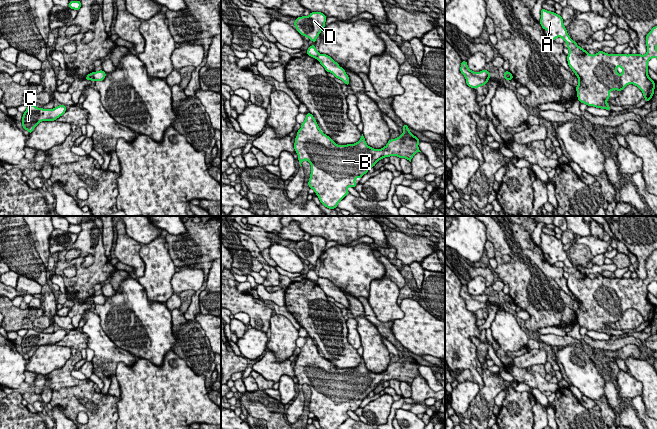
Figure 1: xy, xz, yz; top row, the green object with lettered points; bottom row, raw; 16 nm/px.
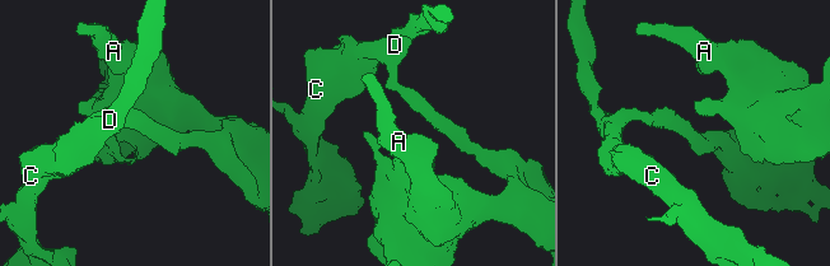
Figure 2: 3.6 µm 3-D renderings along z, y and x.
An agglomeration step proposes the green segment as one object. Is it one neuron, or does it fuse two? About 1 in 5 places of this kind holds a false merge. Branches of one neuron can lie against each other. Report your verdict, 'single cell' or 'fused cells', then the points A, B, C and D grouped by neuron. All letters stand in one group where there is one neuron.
fused cells; groups A B / C D

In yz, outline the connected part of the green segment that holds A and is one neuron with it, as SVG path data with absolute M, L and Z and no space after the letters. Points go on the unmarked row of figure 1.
M541 233L540 248L548 254L548 263L564 263L569 274L567 285L578 302L576 310L580 327L610 335L607 324L612 314L622 315L627 309L637 310L646 326L650 325L655 313L655 306L648 299L648 285L657 282L657 250L646 260L647 277L608 278L602 274L591 279L573 265L563 249L561 239Z

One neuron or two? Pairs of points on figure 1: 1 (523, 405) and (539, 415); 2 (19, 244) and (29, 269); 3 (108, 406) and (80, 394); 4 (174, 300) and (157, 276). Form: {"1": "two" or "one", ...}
{"1": "two", "2": "one", "3": "one", "4": "two"}

